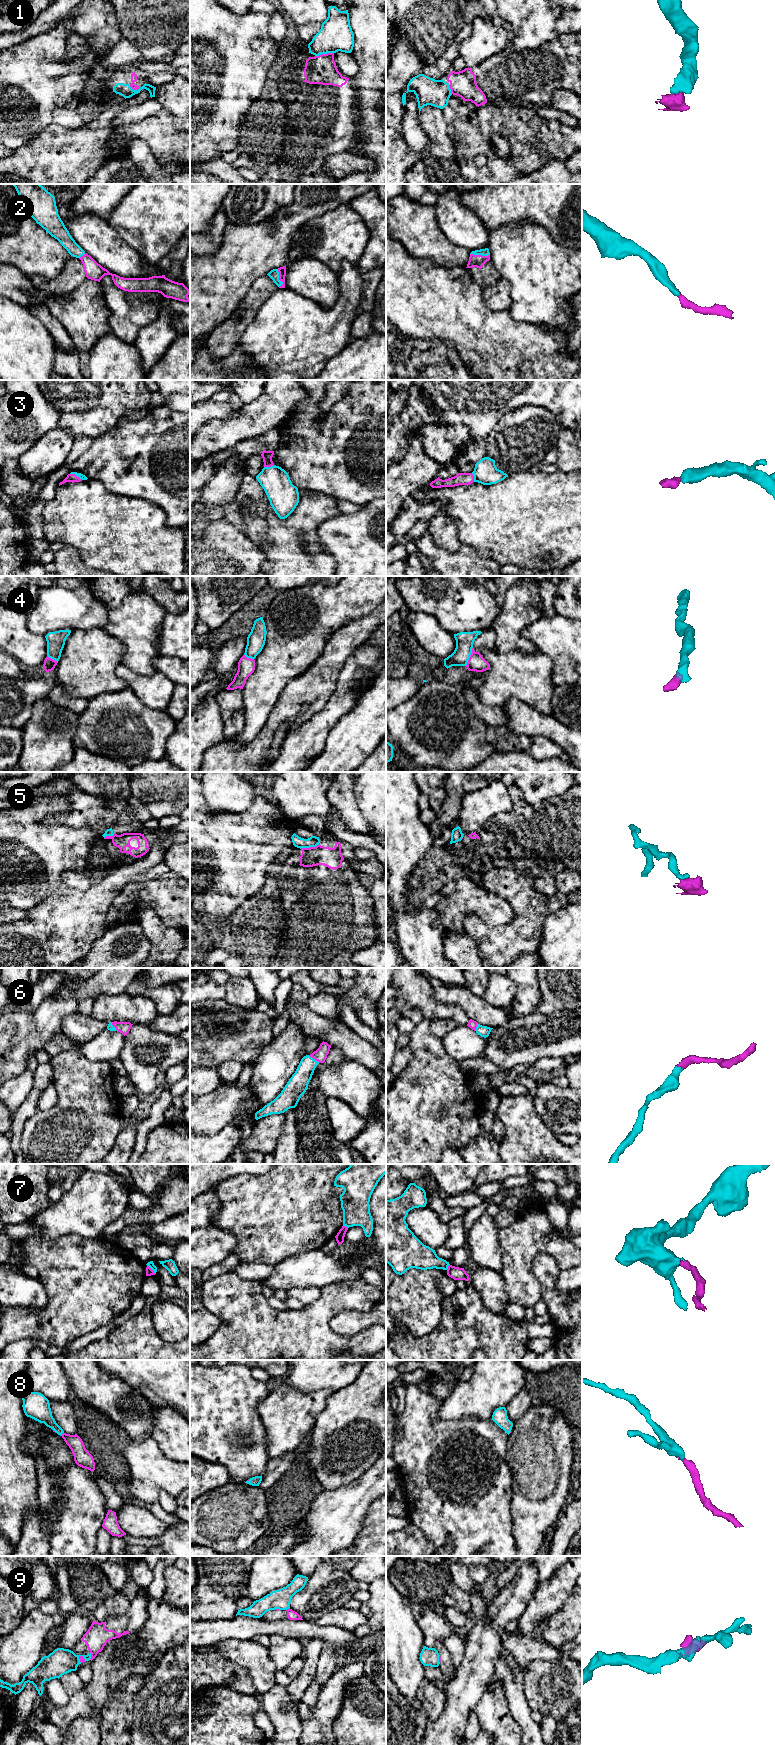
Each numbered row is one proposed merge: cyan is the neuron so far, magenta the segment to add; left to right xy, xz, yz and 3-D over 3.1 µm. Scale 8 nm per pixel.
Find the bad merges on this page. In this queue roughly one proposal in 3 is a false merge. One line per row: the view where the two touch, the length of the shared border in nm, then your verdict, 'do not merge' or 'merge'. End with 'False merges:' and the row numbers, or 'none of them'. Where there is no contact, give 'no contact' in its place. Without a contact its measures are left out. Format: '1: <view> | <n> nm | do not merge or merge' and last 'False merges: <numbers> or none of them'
1: xz | 160 nm | merge
2: xz | 150 nm | merge
3: xy | 120 nm | merge
4: yz | 160 nm | do not merge
5: xz | 160 nm | do not merge
6: xz | 110 nm | merge
7: xy | 100 nm | do not merge
8: xy | 40 nm | merge
9: xz | 40 nm | do not merge
False merges: 4, 5, 7, 9

